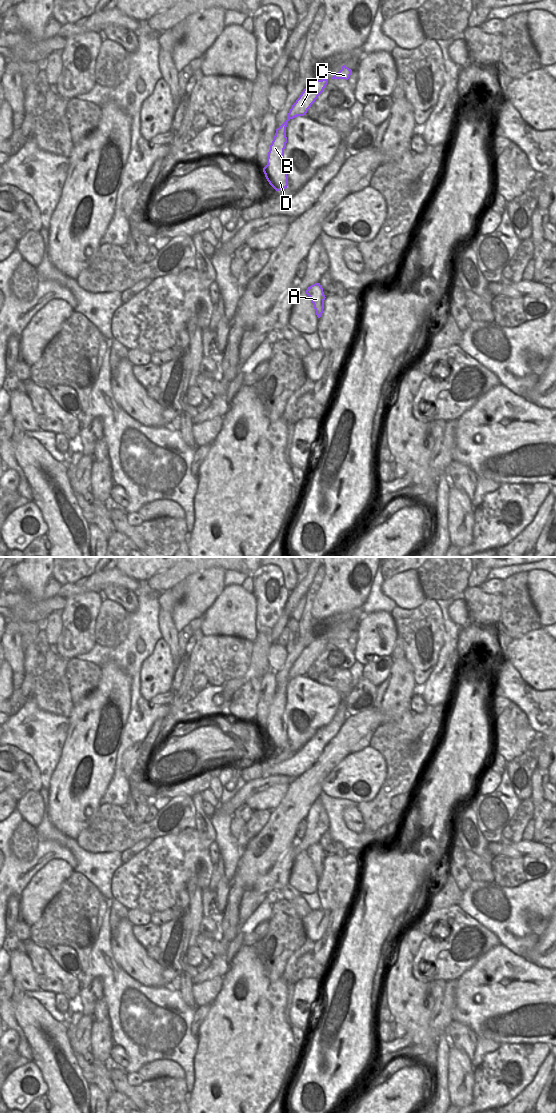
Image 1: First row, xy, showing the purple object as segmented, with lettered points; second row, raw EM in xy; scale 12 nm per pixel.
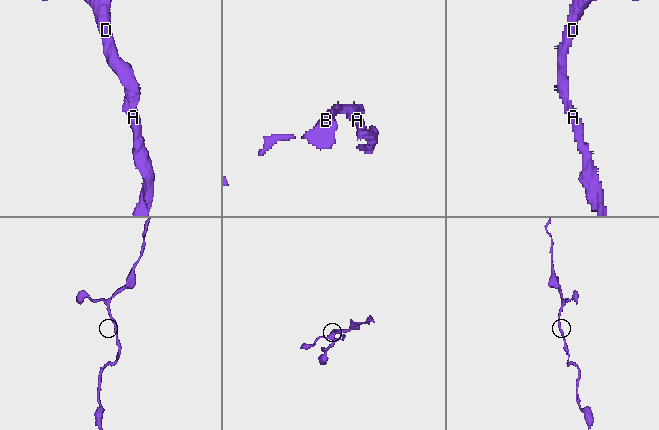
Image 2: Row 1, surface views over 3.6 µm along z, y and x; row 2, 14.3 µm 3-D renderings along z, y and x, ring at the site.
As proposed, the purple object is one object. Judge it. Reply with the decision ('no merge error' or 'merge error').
no merge error

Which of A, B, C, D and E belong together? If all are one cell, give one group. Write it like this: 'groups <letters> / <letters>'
groups A B C D E

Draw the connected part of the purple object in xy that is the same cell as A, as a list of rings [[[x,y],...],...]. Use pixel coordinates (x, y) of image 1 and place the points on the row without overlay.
[[[315,843],[311,845],[310,847],[307,848],[305,853],[310,857],[314,865],[316,875],[318,878],[320,878],[323,873],[324,860],[326,858],[320,843]]]

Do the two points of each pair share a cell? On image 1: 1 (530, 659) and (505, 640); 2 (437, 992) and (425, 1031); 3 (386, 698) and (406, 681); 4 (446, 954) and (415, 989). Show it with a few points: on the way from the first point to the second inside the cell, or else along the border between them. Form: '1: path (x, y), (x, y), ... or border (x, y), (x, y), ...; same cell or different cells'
1: border (513, 639), (501, 649); different cells
2: border (431, 982), (431, 996), (434, 1002); different cells
3: path (391, 694), (401, 684); same cell
4: border (412, 960), (412, 975), (422, 982), (431, 982); different cells

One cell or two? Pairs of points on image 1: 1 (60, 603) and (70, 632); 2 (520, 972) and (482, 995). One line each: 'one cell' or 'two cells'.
1: two cells
2: one cell

